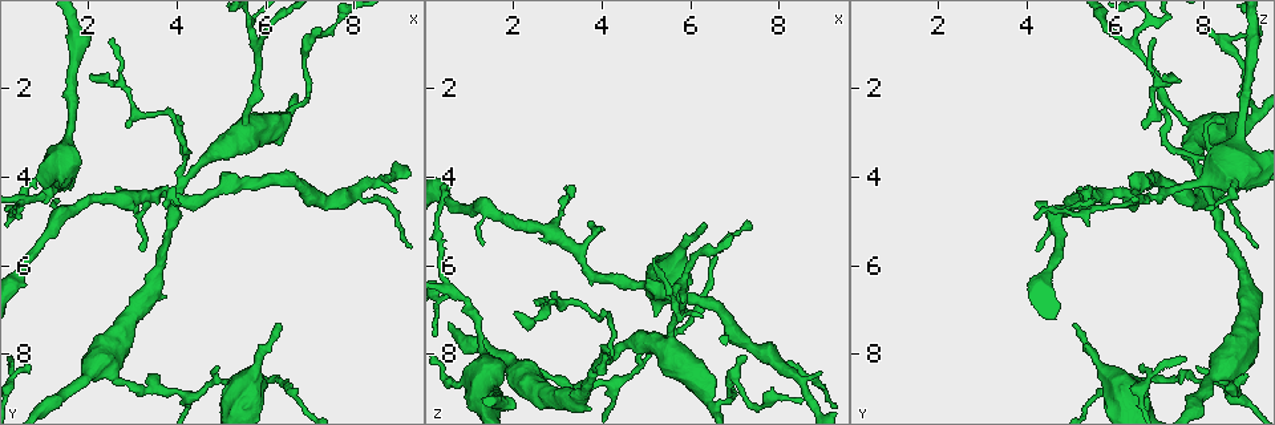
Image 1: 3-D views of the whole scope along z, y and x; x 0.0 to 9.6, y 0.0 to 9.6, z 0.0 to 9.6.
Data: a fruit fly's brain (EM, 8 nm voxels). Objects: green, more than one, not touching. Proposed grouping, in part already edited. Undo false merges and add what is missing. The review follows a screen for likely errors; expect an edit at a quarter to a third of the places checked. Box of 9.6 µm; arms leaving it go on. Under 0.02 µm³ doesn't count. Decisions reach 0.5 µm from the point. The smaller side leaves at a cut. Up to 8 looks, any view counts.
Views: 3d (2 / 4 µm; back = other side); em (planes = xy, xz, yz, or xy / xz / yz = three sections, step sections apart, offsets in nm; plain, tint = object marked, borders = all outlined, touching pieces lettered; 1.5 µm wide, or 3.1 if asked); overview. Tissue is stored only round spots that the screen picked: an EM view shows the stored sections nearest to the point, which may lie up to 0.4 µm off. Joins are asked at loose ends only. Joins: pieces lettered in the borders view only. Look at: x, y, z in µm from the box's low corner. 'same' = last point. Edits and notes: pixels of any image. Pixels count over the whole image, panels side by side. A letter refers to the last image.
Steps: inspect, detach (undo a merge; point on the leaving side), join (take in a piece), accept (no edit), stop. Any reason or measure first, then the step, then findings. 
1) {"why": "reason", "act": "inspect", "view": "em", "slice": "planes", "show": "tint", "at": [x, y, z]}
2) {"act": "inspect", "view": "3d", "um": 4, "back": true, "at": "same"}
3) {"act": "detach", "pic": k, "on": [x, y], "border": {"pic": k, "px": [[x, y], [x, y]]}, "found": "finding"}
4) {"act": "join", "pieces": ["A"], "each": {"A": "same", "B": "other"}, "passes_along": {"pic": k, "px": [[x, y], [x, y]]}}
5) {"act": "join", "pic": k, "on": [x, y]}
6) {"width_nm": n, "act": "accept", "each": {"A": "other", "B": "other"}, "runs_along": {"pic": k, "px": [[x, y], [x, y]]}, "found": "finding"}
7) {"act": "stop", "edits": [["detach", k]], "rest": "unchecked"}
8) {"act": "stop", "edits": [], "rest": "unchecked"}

{"act": "inspect", "view": "3d", "um": 4, "back": true, "at": [8.00, 4.45, 8.25]}

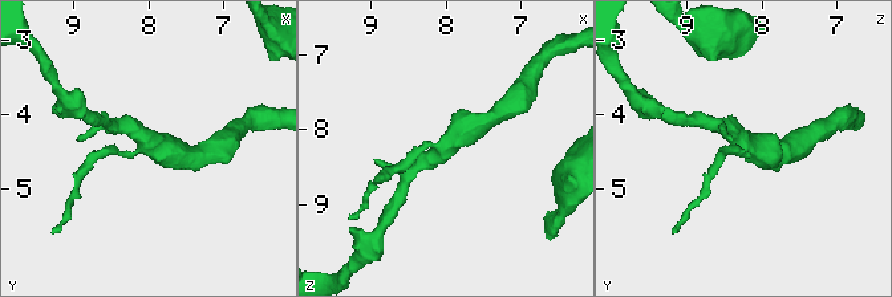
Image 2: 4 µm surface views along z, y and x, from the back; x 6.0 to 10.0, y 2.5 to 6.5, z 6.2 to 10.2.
{"act": "inspect", "view": "em", "slice": "planes", "show": "plain", "at": [8.00, 4.45, 8.20]}

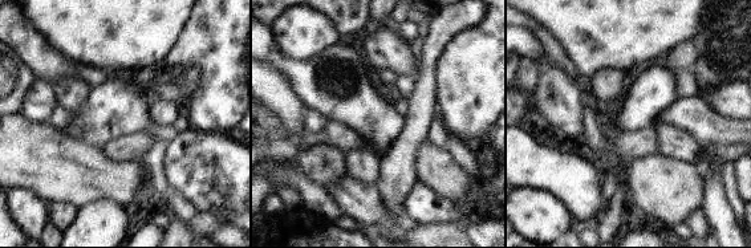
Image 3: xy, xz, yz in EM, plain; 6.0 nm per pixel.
{"why": "what lies round it", "act": "inspect", "view": "em", "slice": "planes", "show": "borders", "at": "same"}

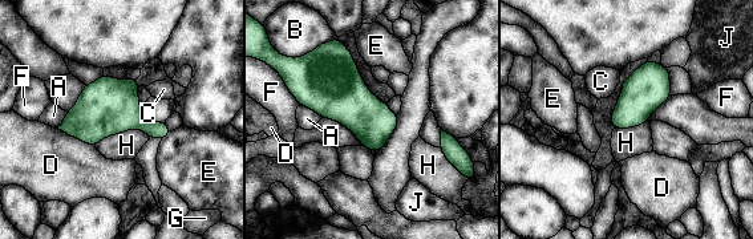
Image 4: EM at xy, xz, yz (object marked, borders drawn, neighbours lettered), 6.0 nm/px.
{"longest_contact_nm": ["H", 340], "act": "accept", "each": {"A": "other", "B": "other", "C": "other", "D": "other", "E": "other", "F": "other", "G": "other", "H": "other", "J": "other"}, "border": {"pic": 4, "px": [[149, 136], [129, 128], [94, 145]]}, "found": "continuous, no second cell"}

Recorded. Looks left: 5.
{"why": "three-way junction", "act": "inspect", "view": "3d", "um": 2, "at": [5.90, 1.00, 6.40]}

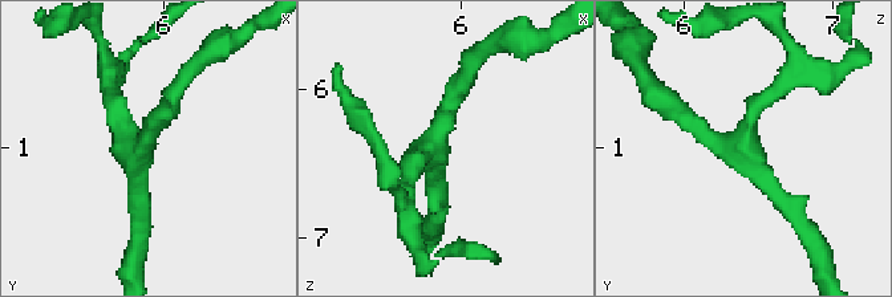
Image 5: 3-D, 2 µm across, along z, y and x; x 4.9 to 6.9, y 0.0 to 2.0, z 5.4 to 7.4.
{"arms": 3, "act": "inspect", "view": "em", "slice": "xy", "step": 8, "show": "borders", "at": [5.84, 1.02, 6.40]}

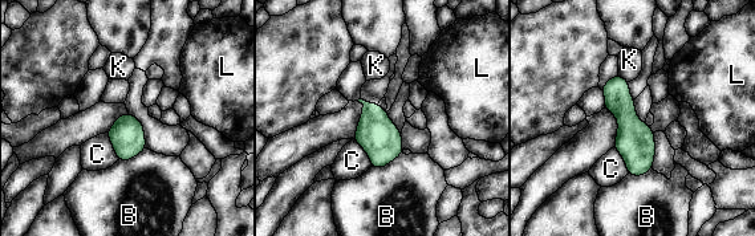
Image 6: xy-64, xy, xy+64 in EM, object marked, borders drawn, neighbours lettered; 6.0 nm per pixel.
{"act": "accept", "each": {"B": "other", "C": "other", "K": "other", "L": "other"}, "runs_along": {"pic": 6, "px": [[616, 80], [638, 173]]}, "found": "all the same cell"}

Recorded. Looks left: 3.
{"why": "branch stops here", "act": "inspect", "view": "3d", "um": 2, "at": [1.30, 4.50, 5.50]}

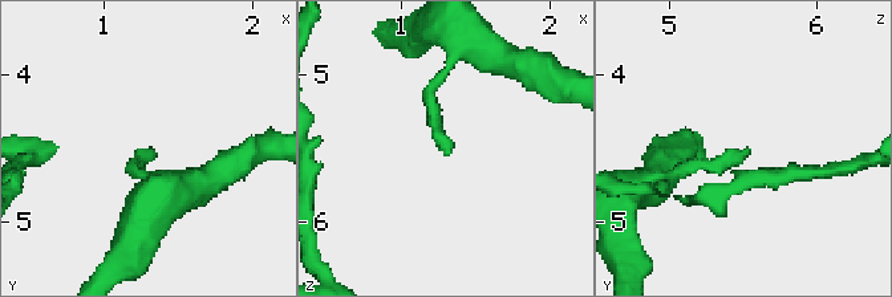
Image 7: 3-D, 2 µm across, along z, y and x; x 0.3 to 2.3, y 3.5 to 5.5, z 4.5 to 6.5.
{"act": "inspect", "view": "em", "slice": "yz", "step": 4, "show": "tint", "at": [1.30, 4.50, 5.54]}

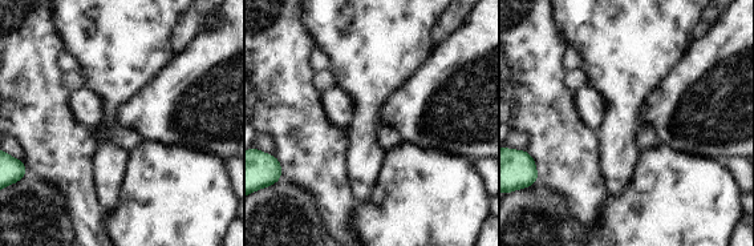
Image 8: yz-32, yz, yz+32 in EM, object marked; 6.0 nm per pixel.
{"why": "cut it another way", "act": "inspect", "view": "em", "slice": "planes", "show": "borders", "at": "same"}

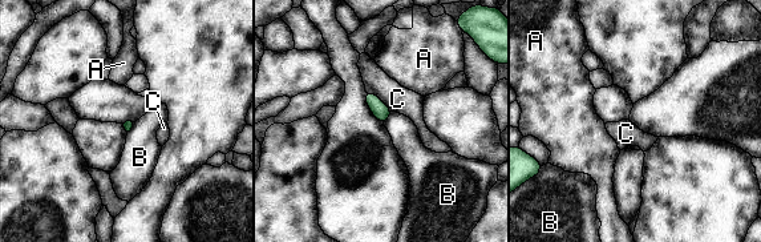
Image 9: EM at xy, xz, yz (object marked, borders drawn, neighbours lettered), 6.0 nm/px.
{"act": "accept", "each": {"A": "other", "B": "other", "C": "other"}, "border": {"pic": 9, "px": [[392, 112], [384, 124]]}, "found": "no lettered piece goes on from it"}

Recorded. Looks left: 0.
{"act": "stop", "edits": [], "rest": "unchecked"}

